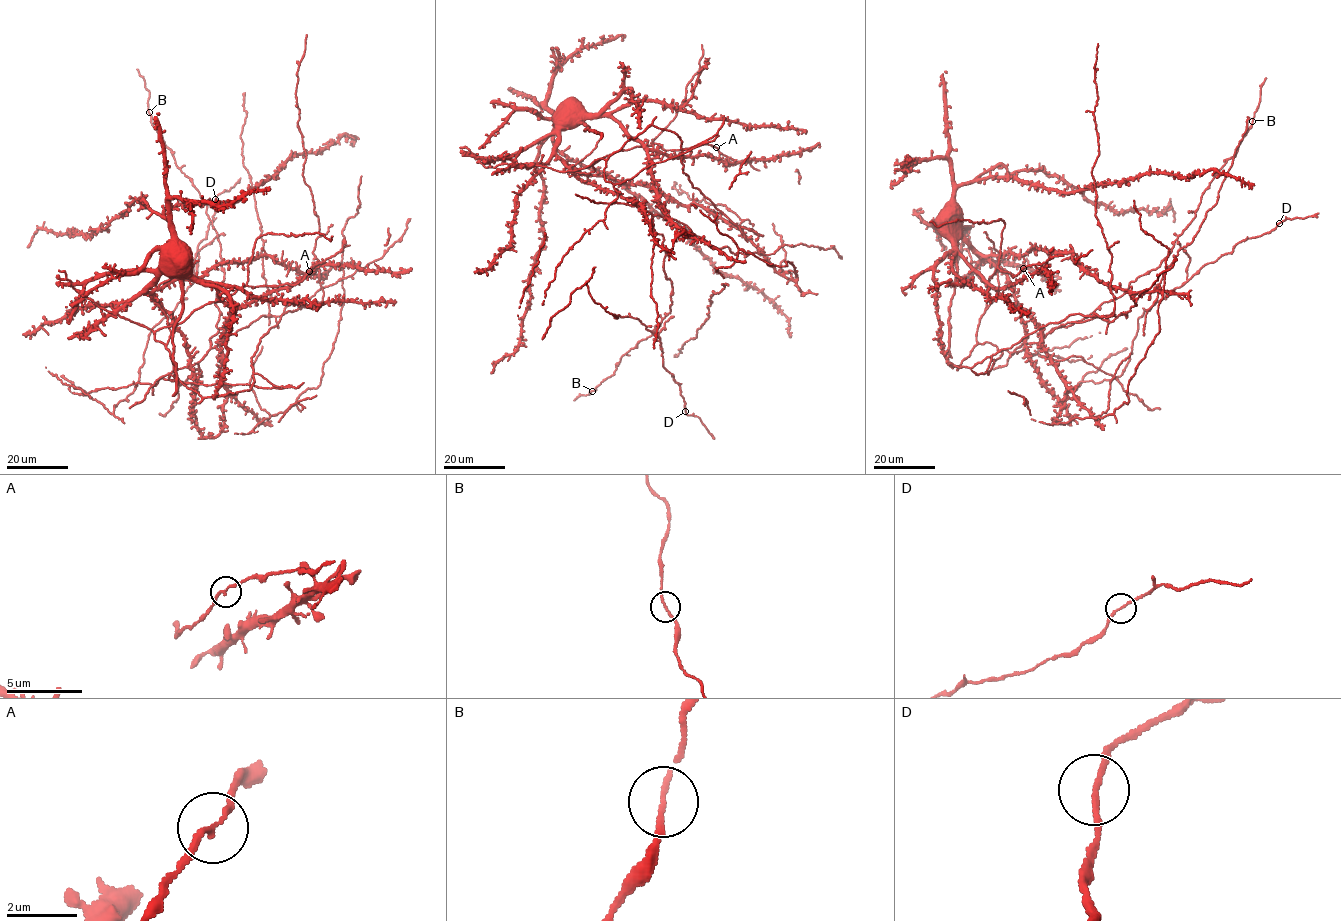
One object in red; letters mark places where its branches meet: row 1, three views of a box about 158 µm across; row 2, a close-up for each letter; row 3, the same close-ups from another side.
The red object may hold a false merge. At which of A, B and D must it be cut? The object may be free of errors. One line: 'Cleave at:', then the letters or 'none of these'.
Cleave at: none of these

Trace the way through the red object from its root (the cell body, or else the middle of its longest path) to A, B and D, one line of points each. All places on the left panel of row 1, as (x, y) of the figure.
A: (223, 263), (155, 289), (171, 333), (158, 341), (156, 330), (242, 287), (297, 284), (309, 271)
B: (223, 263), (152, 293), (183, 336), (191, 369), (218, 331), (220, 242), (206, 202), (148, 112)
D: (223, 263), (152, 293), (183, 336), (191, 369), (218, 331), (216, 233), (193, 271), (216, 199)

